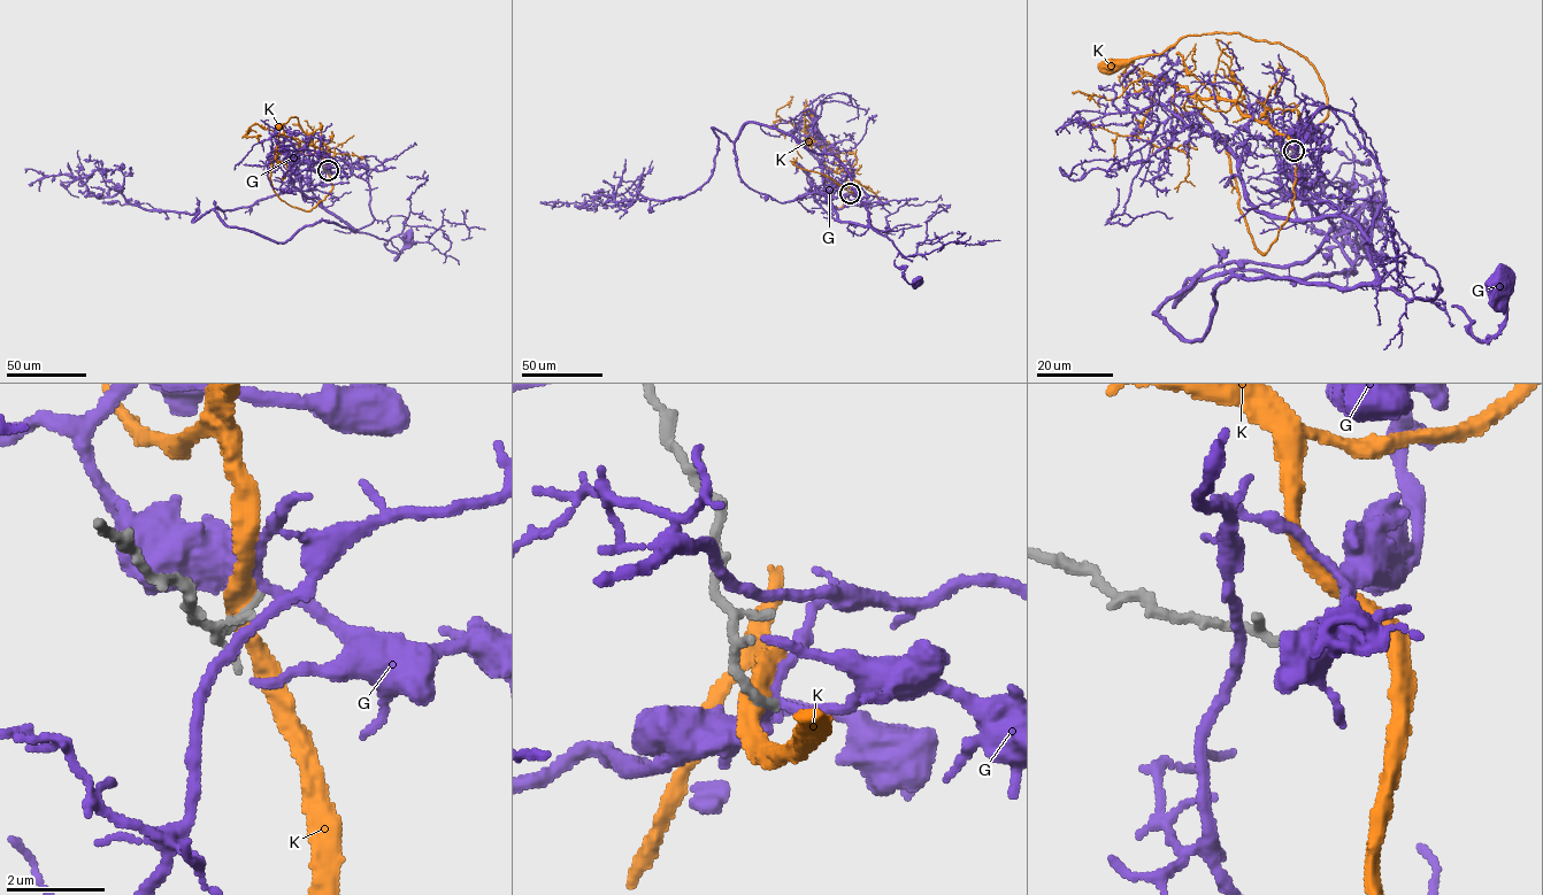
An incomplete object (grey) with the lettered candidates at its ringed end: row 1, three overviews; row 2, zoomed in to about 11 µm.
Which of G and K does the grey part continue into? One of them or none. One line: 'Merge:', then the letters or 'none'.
Merge: none

